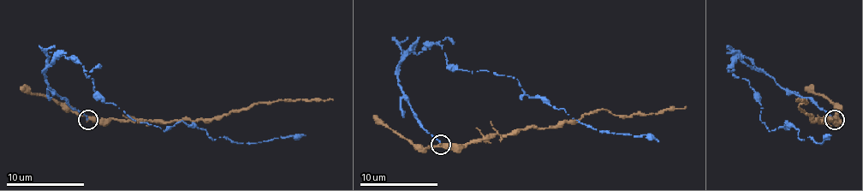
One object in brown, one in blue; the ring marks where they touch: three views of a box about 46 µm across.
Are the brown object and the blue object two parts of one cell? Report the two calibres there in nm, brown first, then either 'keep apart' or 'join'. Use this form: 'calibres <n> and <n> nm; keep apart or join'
calibres 380 and 180 nm; keep apart

